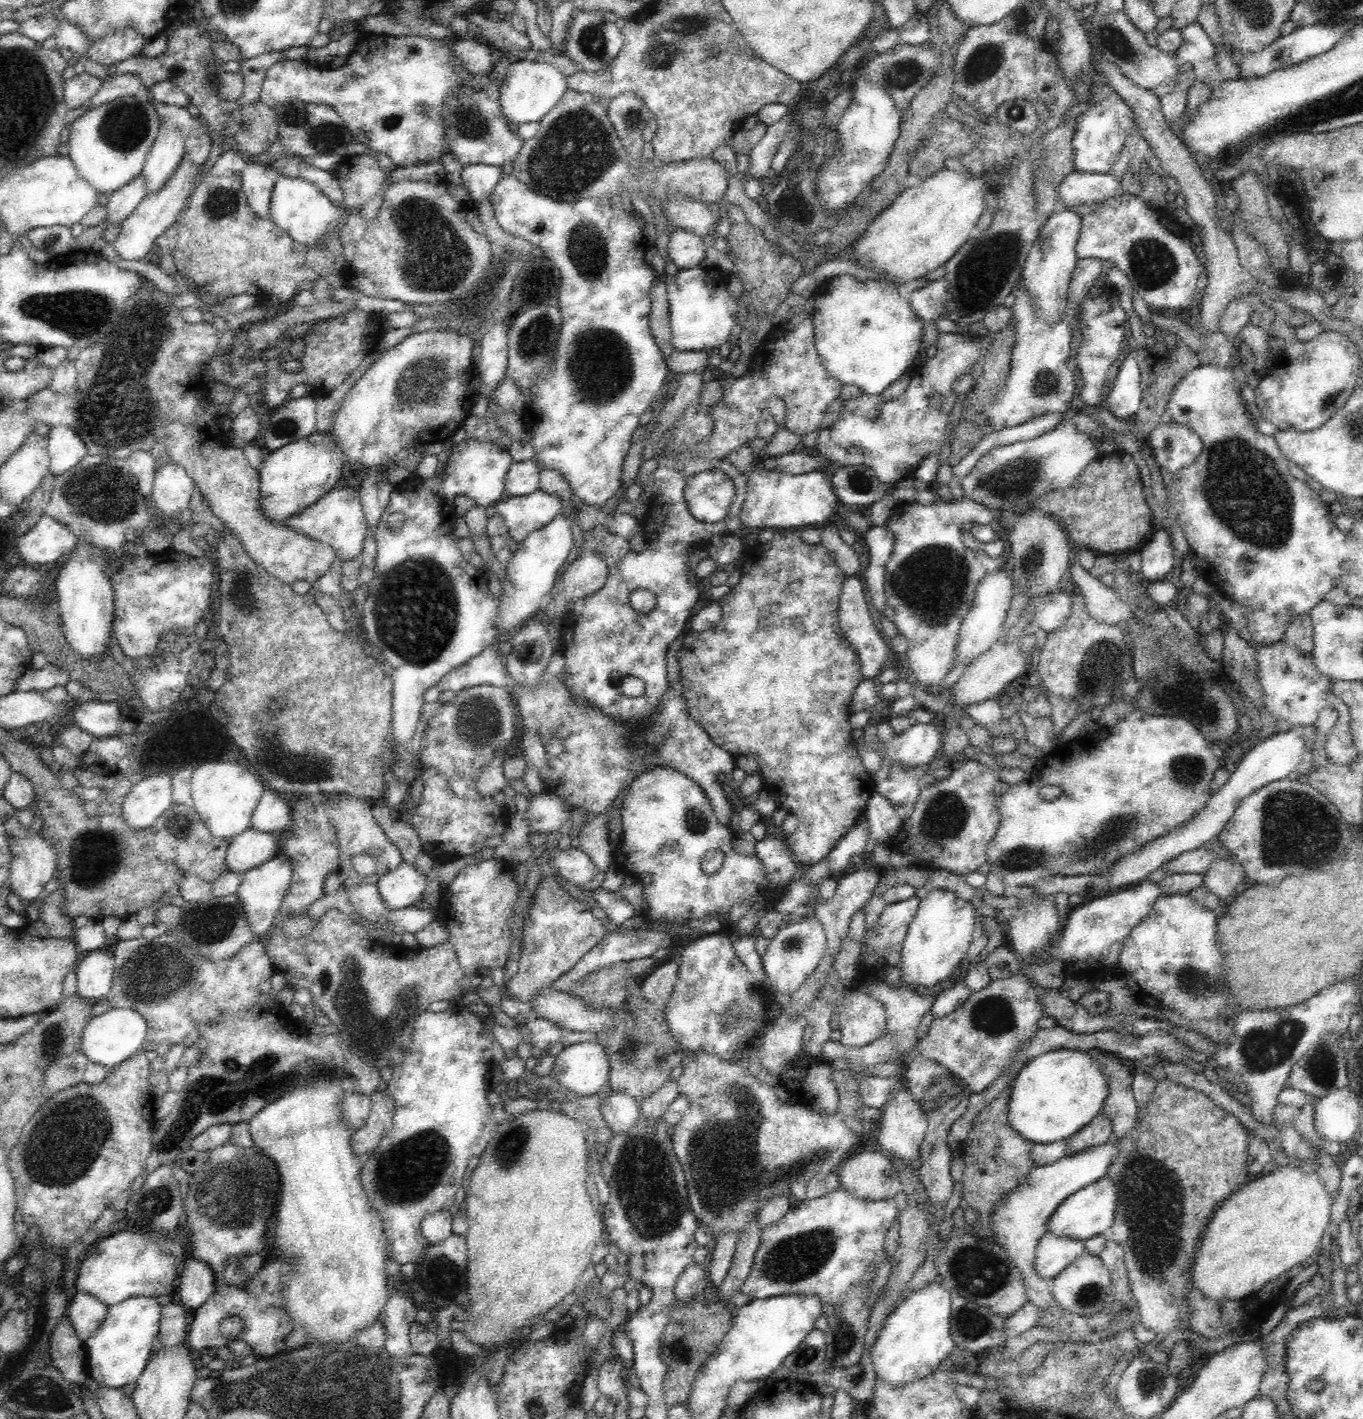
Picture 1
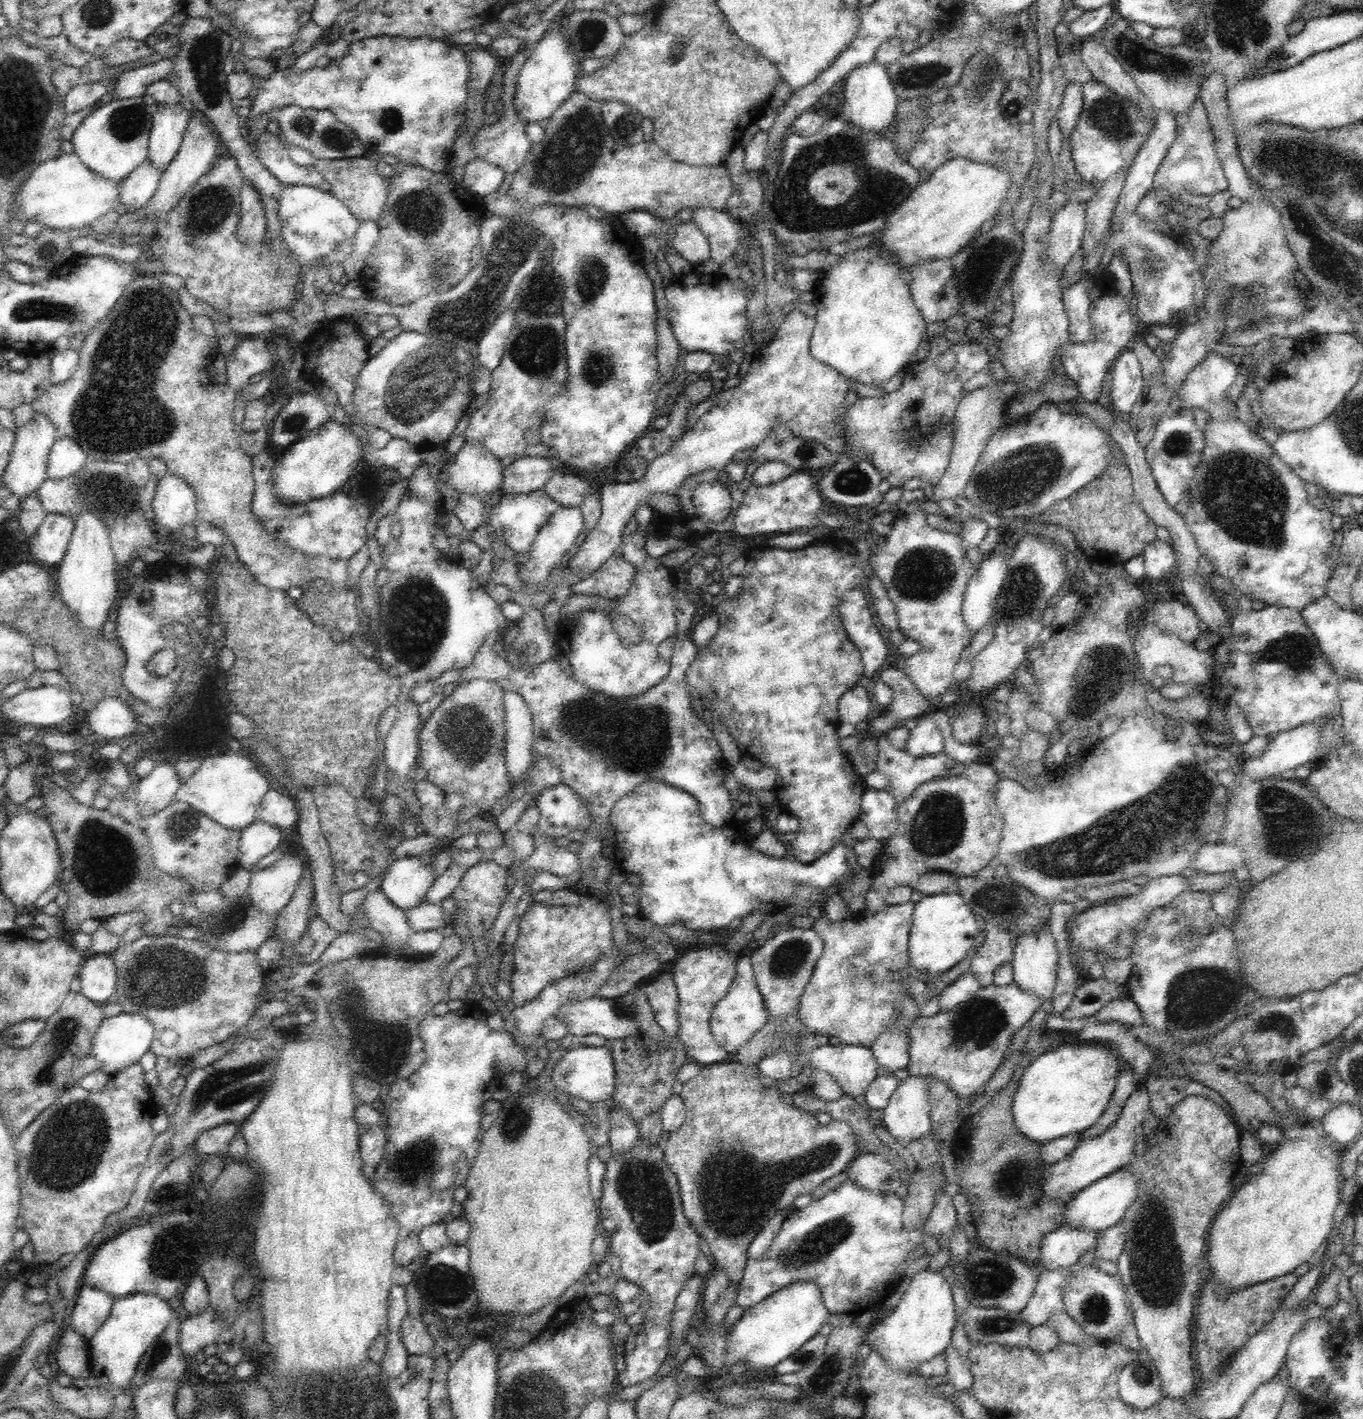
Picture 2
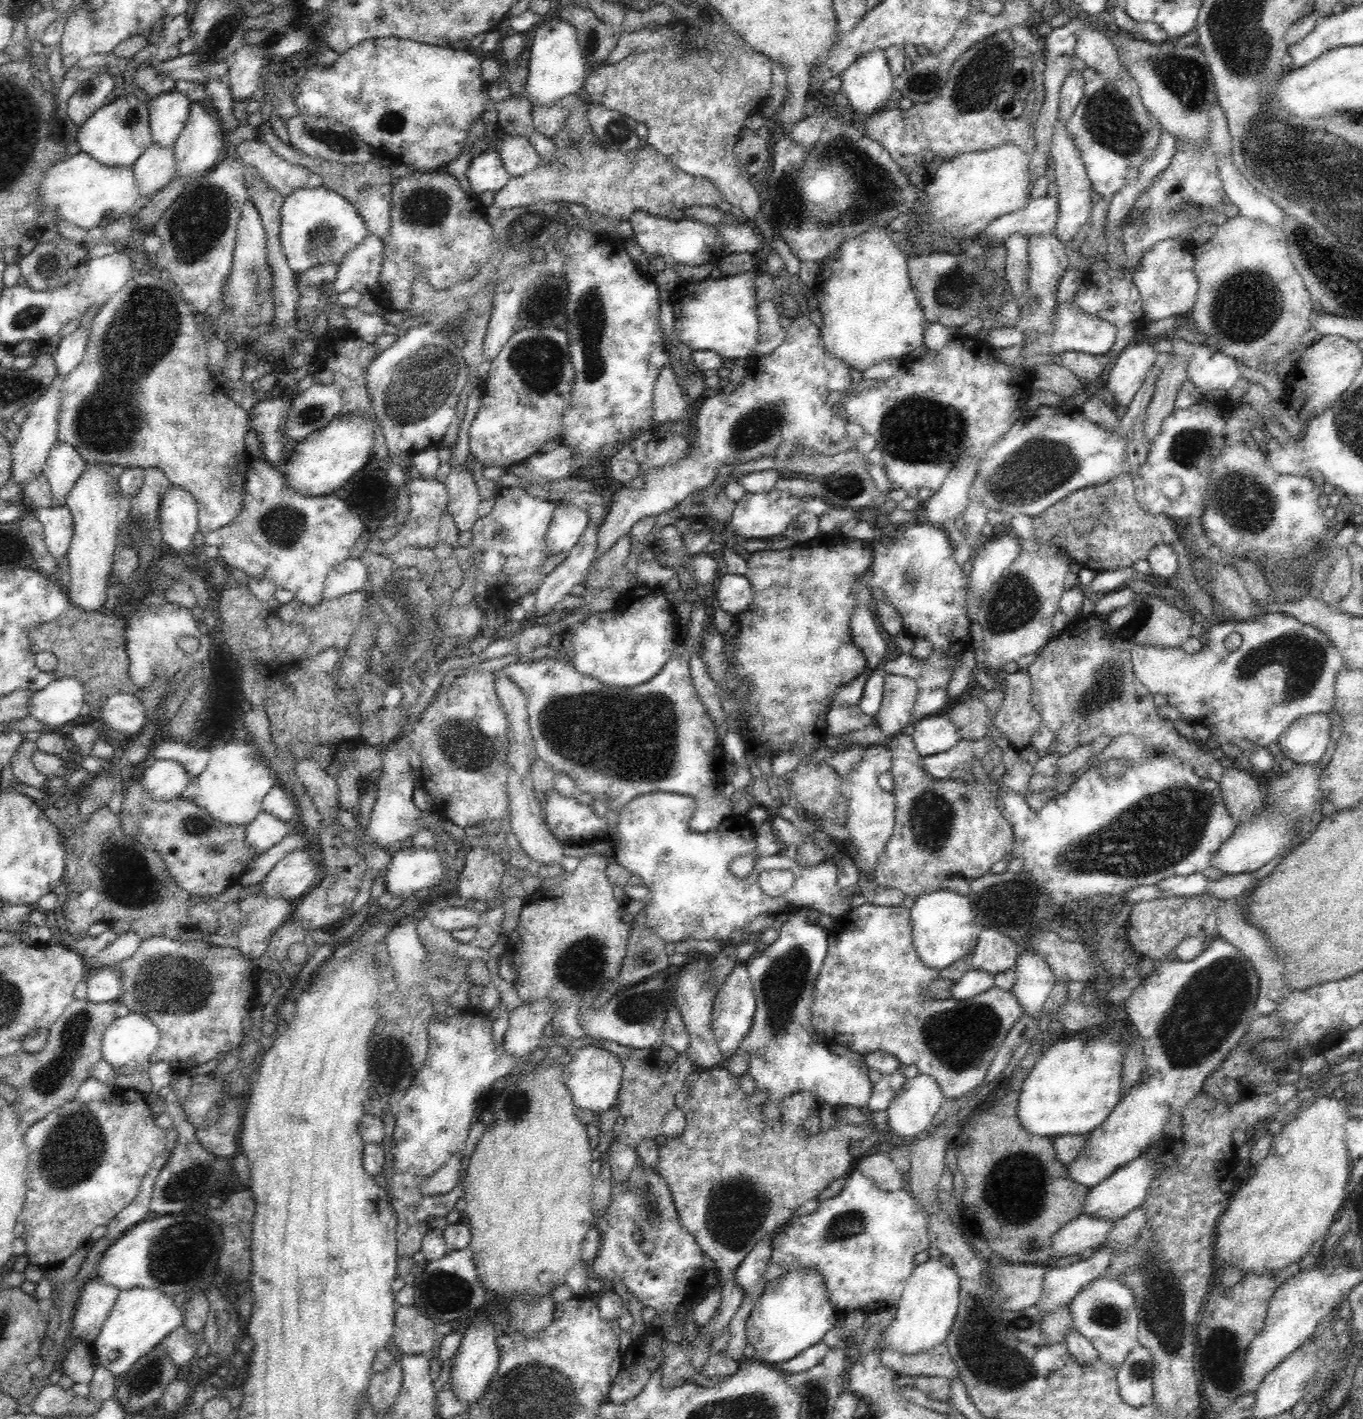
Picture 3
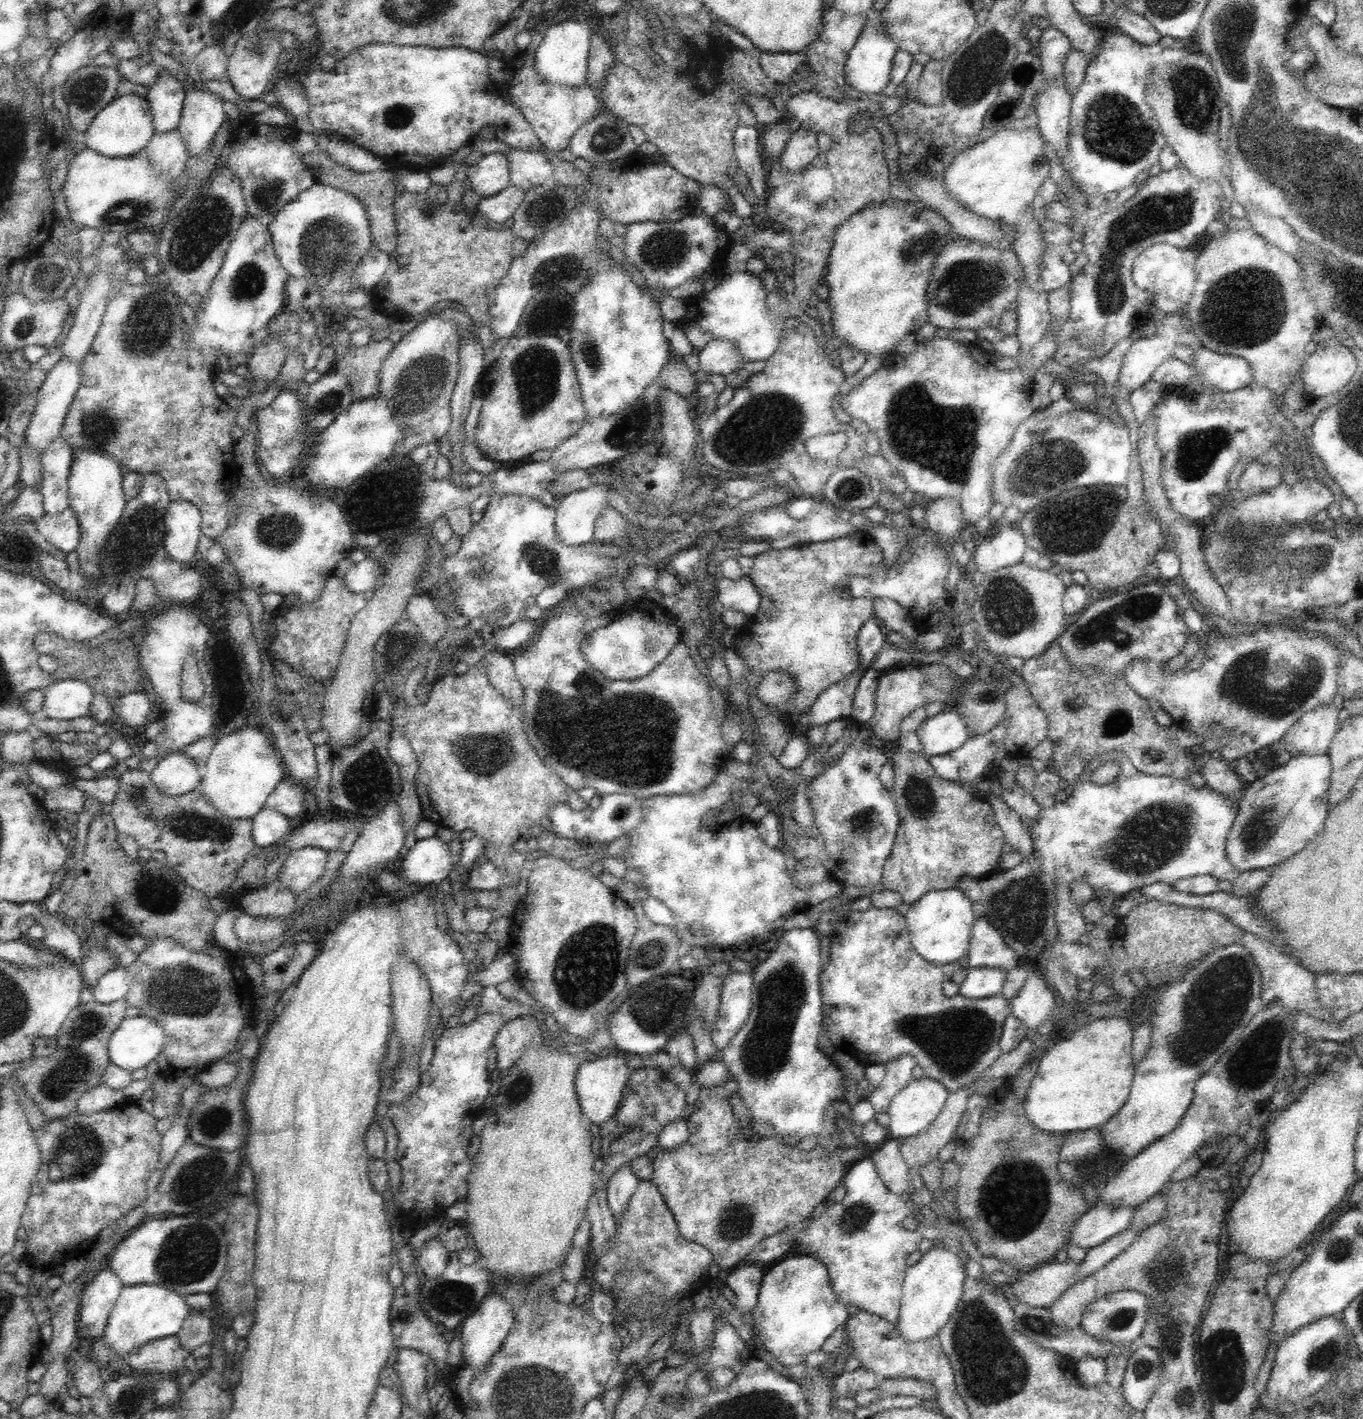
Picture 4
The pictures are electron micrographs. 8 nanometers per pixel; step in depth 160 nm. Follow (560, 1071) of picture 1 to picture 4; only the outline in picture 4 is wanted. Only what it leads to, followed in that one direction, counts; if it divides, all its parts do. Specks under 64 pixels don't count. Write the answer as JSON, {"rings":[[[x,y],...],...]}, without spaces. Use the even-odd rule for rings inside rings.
{"rings":[[[606,1054],[606,1056],[592,1055],[577,1071],[575,1089],[583,1115],[594,1125],[610,1120],[615,1116],[621,1100],[626,1095],[626,1080],[630,1077],[630,1069],[625,1058]]]}

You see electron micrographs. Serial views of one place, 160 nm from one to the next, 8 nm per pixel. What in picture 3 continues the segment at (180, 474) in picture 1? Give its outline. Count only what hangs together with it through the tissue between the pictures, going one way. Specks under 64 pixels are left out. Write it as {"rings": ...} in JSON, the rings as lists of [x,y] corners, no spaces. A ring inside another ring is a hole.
{"rings":[[[172,485],[160,501],[159,528],[165,547],[171,552],[176,550],[180,555],[189,552],[192,548],[192,538],[198,531],[199,524],[199,513],[194,495],[184,488]]]}

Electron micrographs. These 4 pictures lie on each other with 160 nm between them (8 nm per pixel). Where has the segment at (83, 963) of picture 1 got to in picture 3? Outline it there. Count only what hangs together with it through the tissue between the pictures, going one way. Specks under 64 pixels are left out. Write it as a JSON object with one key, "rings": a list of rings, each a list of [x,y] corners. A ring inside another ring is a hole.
{"rings":[[[87,968],[84,982],[87,984],[87,999],[90,1001],[118,1003],[121,996],[121,977],[117,968]]]}

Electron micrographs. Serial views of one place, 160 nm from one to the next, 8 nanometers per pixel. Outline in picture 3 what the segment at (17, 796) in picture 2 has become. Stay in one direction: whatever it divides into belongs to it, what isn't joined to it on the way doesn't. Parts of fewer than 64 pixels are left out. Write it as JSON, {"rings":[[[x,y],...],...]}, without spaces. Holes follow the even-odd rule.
{"rings":[[[25,739],[17,748],[10,761],[12,772],[18,783],[28,784],[36,788],[44,789],[47,777],[39,772],[32,763],[32,753],[37,750],[35,742]]]}

